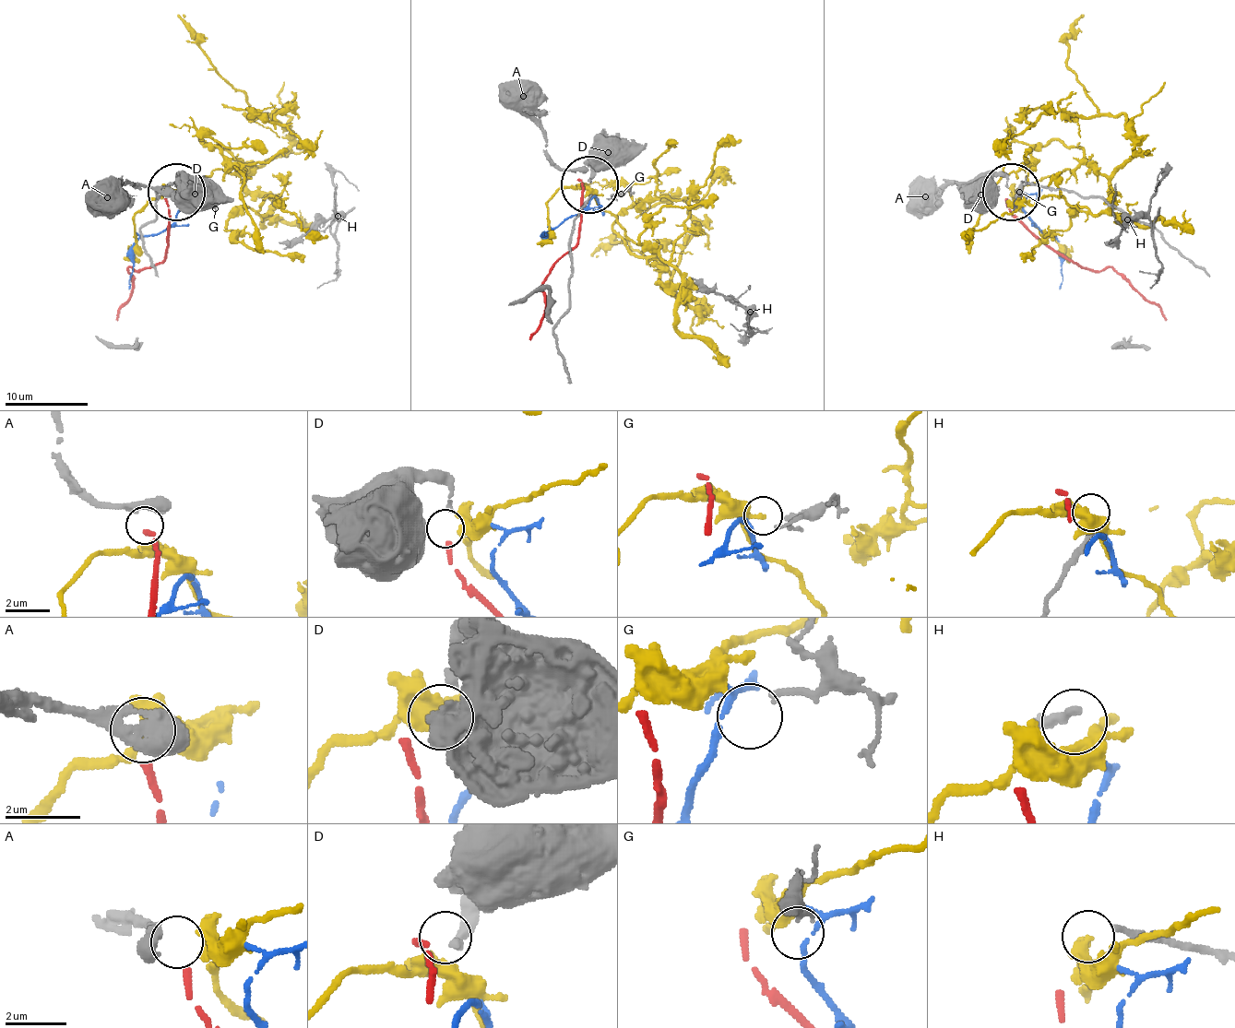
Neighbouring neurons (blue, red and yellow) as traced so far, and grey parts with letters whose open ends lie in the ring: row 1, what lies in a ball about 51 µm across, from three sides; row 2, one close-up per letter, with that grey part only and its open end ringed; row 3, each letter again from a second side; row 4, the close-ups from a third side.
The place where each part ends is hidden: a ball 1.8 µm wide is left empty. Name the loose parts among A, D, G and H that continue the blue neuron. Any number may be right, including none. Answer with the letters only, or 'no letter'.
no letter

